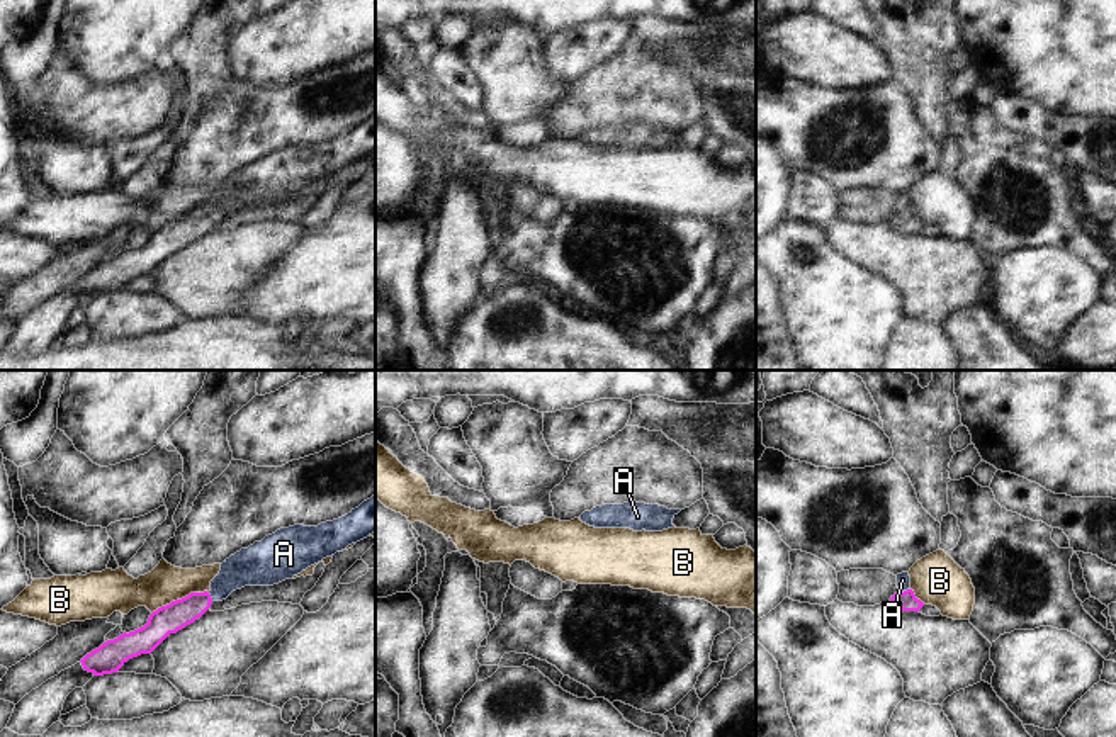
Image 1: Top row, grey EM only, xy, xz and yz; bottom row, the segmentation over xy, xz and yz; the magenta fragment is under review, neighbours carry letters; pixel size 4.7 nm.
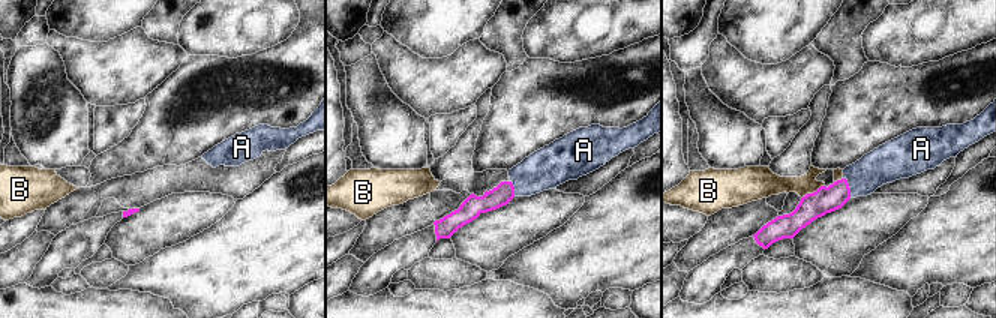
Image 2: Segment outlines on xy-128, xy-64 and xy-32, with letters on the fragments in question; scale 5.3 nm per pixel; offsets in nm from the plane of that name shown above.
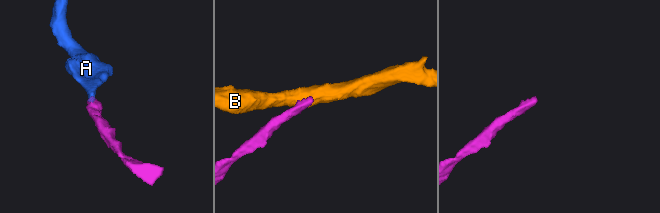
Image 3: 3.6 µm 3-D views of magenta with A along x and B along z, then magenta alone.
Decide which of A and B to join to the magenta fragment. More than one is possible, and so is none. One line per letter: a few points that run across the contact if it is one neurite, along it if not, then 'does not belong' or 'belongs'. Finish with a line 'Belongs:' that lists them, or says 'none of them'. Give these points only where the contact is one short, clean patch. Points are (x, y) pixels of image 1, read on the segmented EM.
A: line yz (906, 601), (904, 591), (902, 579); belongs
B: line xy (208, 591), (191, 591), (158, 607), (152, 613); does not belong
Belongs: A

